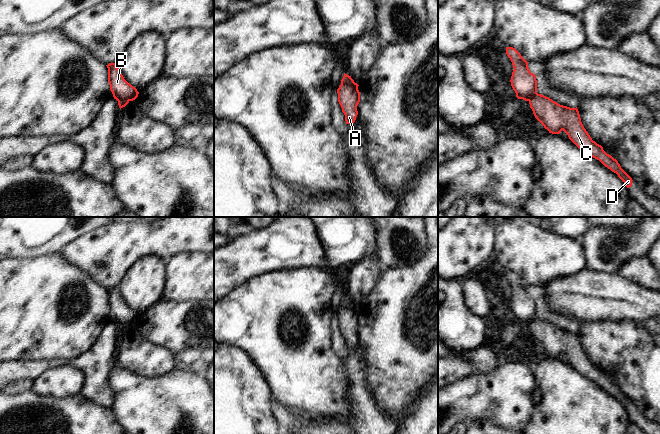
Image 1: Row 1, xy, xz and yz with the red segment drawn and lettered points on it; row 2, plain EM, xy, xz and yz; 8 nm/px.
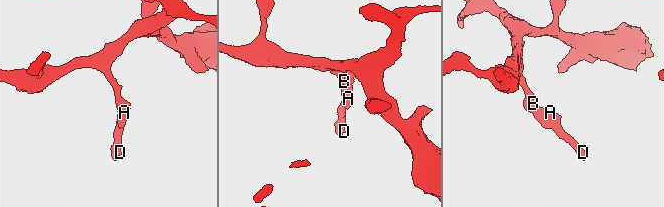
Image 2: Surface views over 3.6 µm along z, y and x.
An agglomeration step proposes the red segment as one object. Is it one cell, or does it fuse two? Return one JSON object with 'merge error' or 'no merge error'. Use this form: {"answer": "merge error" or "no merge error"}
{"answer": "merge error"}

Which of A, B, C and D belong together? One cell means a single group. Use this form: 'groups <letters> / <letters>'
groups A C D / B

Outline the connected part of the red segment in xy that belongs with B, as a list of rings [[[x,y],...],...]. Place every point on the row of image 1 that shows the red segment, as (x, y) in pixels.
[[[117,63],[106,65],[108,68],[108,82],[114,99],[123,102],[135,100],[138,97],[139,92],[124,79],[116,65]]]

